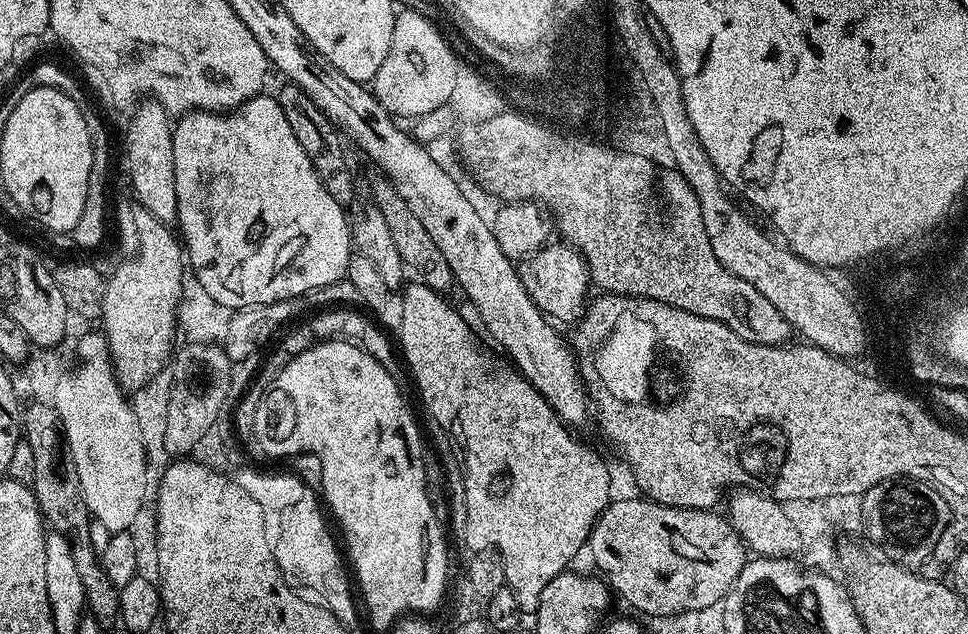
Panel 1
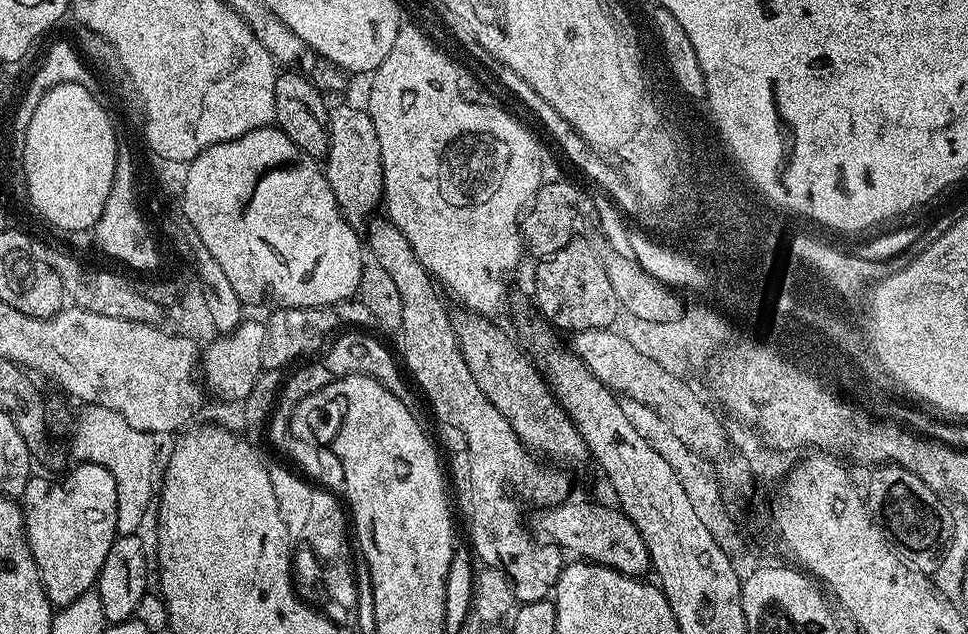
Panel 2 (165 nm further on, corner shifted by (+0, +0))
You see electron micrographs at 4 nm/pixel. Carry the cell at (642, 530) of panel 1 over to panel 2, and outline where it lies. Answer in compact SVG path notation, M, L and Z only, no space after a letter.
M569 498L563 504L541 507L537 511L540 513L536 516L535 531L540 531L545 541L555 544L565 553L573 552L576 555L573 557L581 561L604 564L627 576L643 577L644 571L649 571L650 561L646 542L642 542L642 534L619 507L609 506L604 502L595 503Z

